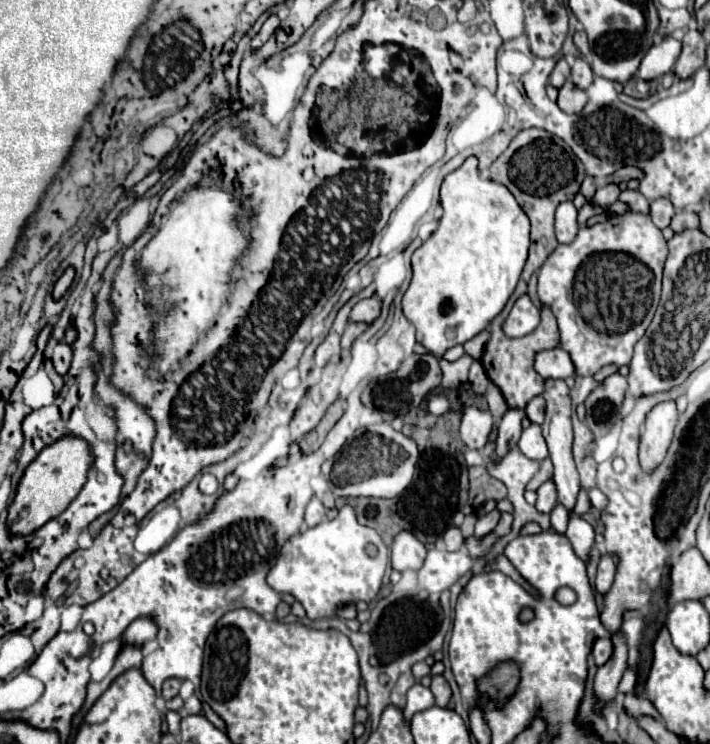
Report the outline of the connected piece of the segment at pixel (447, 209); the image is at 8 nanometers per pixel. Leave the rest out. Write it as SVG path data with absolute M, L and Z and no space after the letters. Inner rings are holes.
M468 157L458 169L454 169L452 173L446 175L444 183L442 183L442 189L440 189L440 205L444 209L444 215L440 217L438 221L438 229L414 251L412 255L412 269L414 269L414 277L412 277L412 283L408 287L408 291L404 293L404 299L402 299L402 311L406 315L406 319L412 321L412 325L416 327L416 339L418 343L430 351L432 355L436 355L438 359L444 355L446 349L454 347L454 345L460 345L468 339L472 339L474 335L478 335L506 305L506 301L510 299L518 279L520 279L520 273L522 273L522 267L526 263L526 257L528 257L528 247L530 247L530 221L526 217L526 213L522 211L522 207L518 205L518 201L514 199L514 195L502 185L502 183L496 183L496 181L490 181L490 179L482 179L480 173L478 173L478 159L476 157Z

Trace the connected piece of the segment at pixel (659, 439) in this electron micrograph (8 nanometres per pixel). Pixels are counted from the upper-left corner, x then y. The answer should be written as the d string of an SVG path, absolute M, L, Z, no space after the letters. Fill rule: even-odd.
M674 401L660 403L648 413L638 455L644 473L652 473L664 461L674 437L676 423L678 423L678 411Z

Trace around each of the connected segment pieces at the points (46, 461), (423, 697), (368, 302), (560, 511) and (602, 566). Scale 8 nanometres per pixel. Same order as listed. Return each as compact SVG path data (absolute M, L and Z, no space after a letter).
M58 439L58 443L40 451L22 475L16 495L8 507L8 531L10 535L26 537L40 529L50 519L58 517L86 483L86 471L90 469L90 447L82 439Z
M416 683L416 685L412 685L410 691L408 691L408 705L406 705L406 709L404 709L404 719L410 721L414 713L424 711L426 707L432 707L432 705L434 705L434 695L432 695L432 691L430 691L428 687Z
M370 297L358 301L350 311L350 321L364 321L372 323L380 315L380 301L376 297Z
M557 504L550 513L550 522L552 529L560 534L564 534L567 529L570 513L562 504Z
M606 553L602 555L598 563L598 573L596 573L596 591L598 593L608 593L614 582L616 575L616 565L613 555Z

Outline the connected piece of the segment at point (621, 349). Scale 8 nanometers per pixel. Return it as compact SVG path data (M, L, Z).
M626 211L624 215L612 215L608 221L596 223L592 227L580 227L572 243L558 245L548 255L548 259L538 271L538 297L540 303L548 307L558 321L560 349L570 353L576 375L592 377L604 365L616 363L618 367L622 367L632 361L632 349L648 329L660 301L660 281L666 257L668 257L668 247L666 239L662 237L662 231L652 223L648 213L634 213L634 211Z

